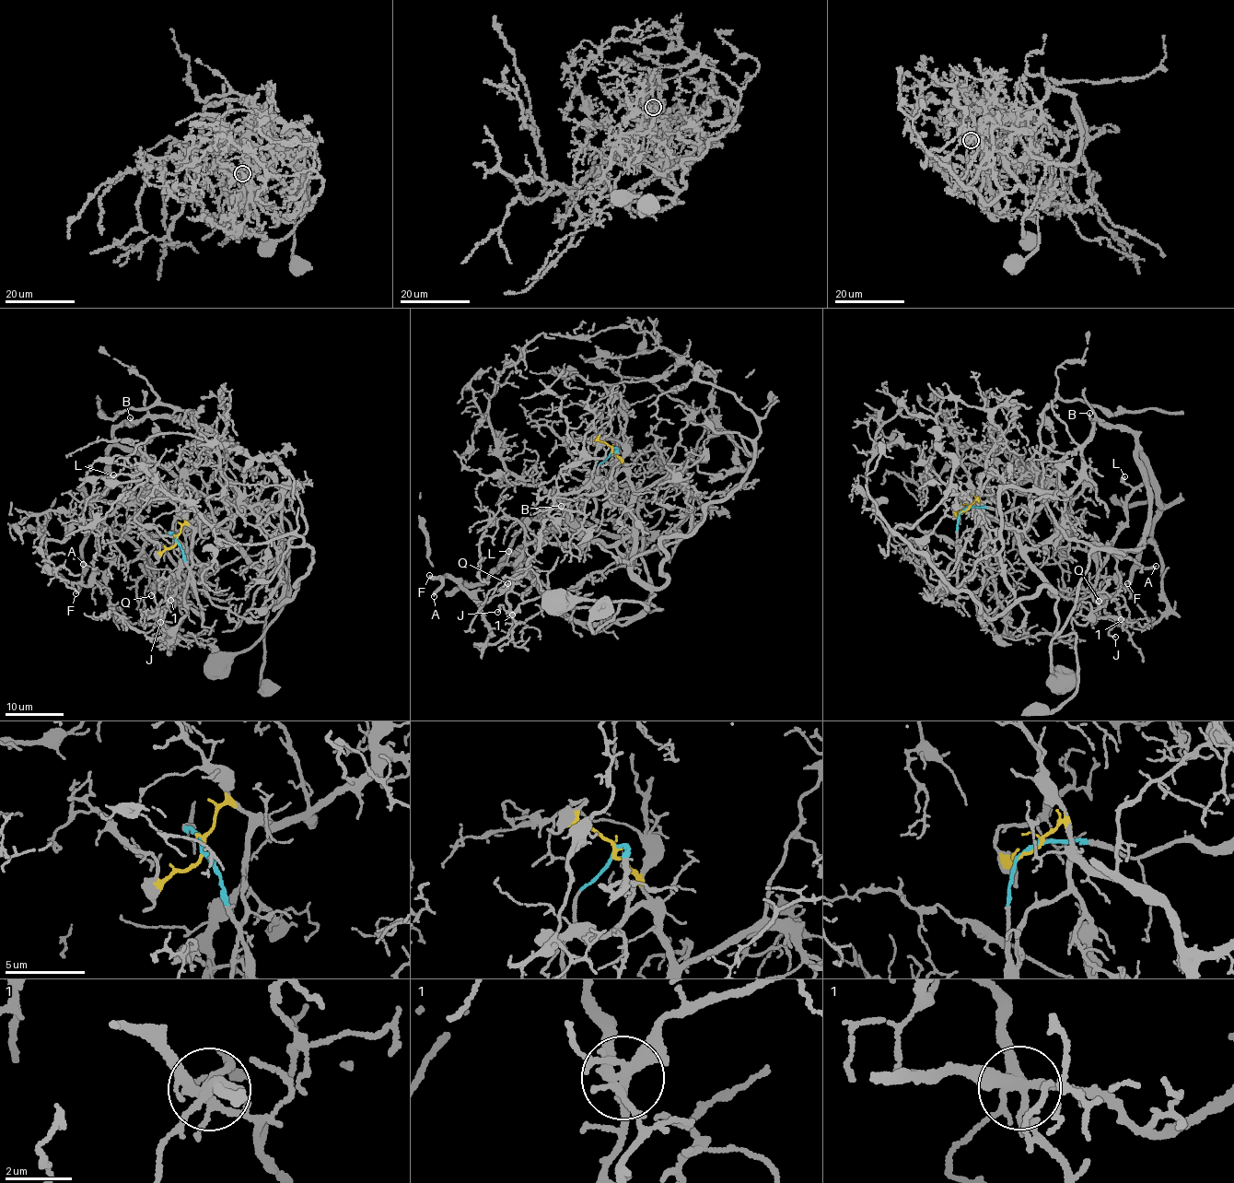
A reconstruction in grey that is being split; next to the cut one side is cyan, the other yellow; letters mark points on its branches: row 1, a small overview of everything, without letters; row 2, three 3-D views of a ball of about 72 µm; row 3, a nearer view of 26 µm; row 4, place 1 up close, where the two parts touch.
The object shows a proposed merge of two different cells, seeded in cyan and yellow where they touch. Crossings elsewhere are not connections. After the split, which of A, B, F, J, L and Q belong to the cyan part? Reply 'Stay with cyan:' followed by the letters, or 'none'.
Stay with cyan: A, B, F, J, L

